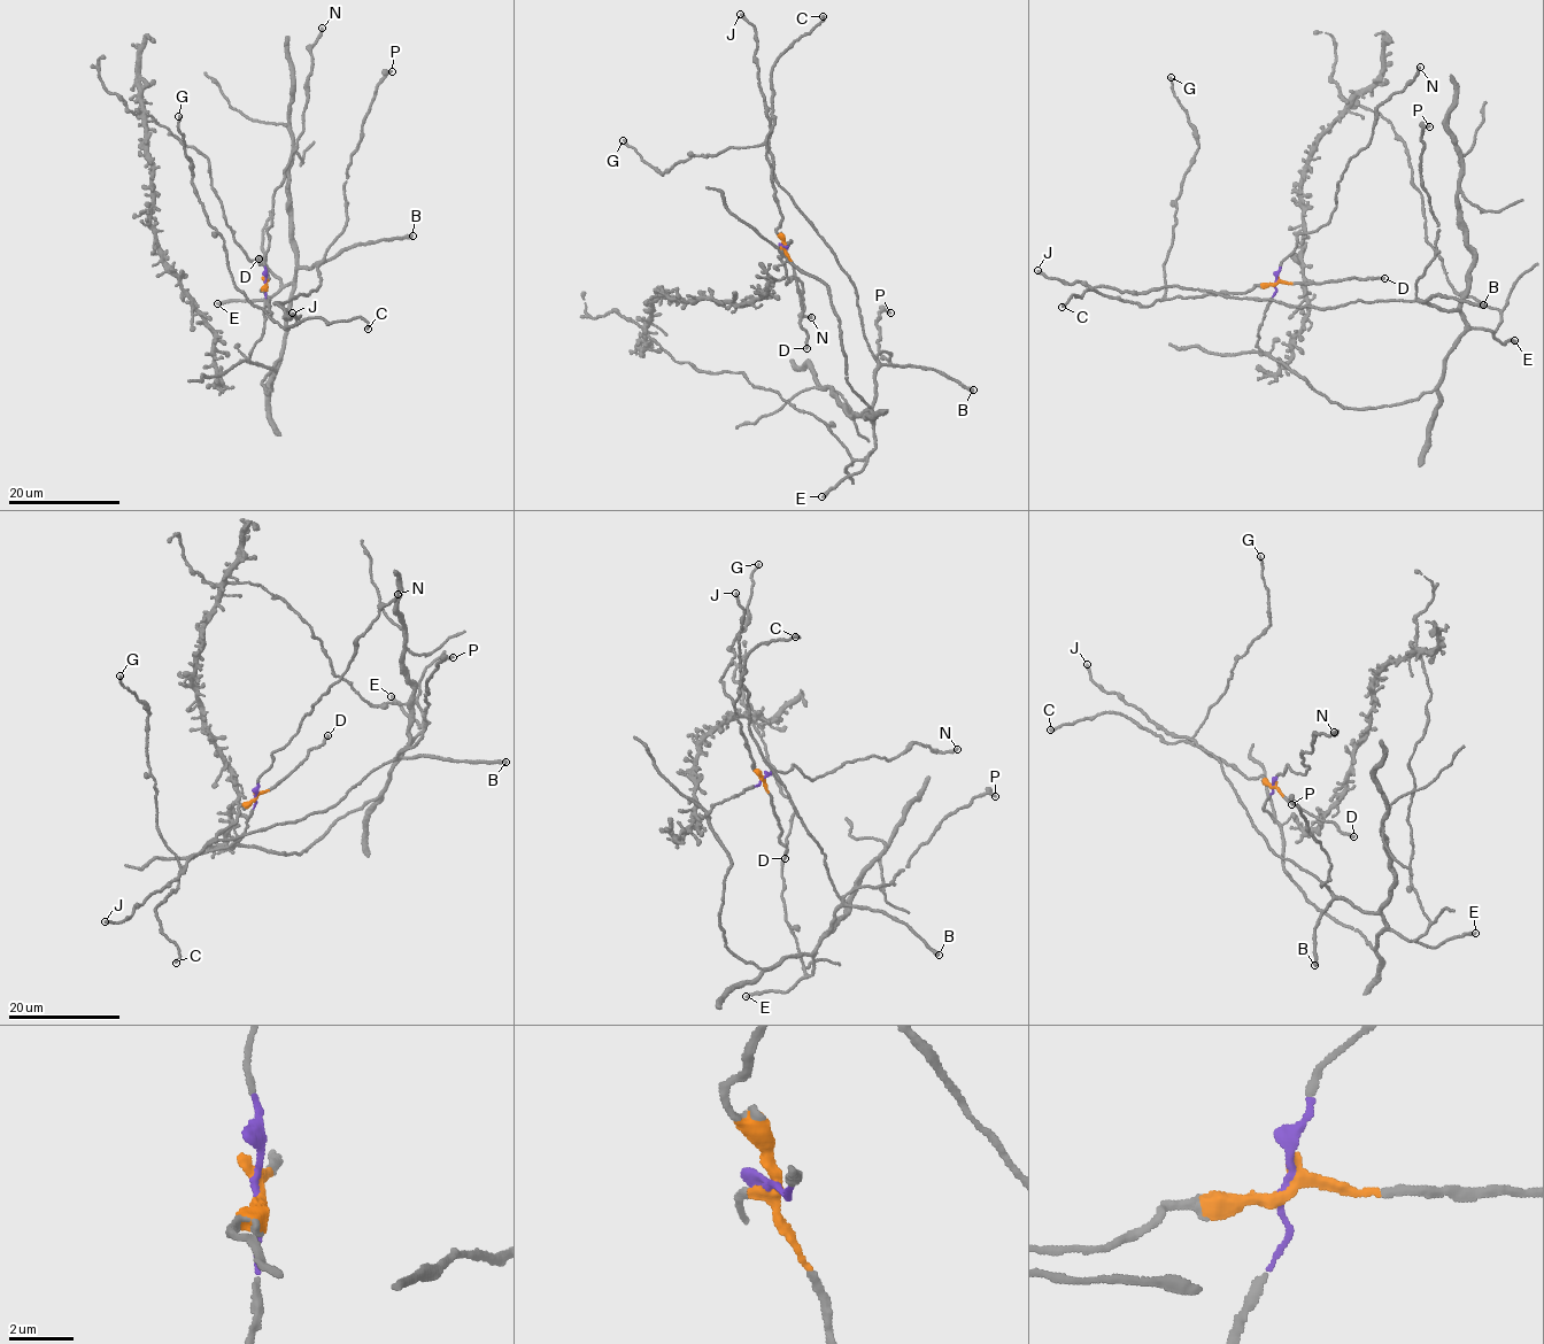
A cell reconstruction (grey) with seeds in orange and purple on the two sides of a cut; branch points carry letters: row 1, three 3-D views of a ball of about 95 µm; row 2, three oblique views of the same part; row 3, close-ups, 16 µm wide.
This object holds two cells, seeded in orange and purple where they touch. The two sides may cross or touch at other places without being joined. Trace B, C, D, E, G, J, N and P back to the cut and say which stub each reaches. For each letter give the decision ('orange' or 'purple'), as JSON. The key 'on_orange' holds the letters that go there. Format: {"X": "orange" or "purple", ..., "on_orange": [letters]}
{"B": "purple", "C": "orange", "D": "orange", "E": "purple", "G": "orange", "J": "purple", "N": "purple", "P": "purple", "on_orange": ["C", "D", "G"]}

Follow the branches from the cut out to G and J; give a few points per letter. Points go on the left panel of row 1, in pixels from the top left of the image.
G: (267, 283), (261, 291), (270, 299), (272, 318), (236, 285), (224, 240), (208, 221), (191, 178), (179, 115)
J: (264, 283), (247, 358), (275, 372), (268, 393), (294, 273), (322, 262), (319, 285), (275, 302), (292, 313)

